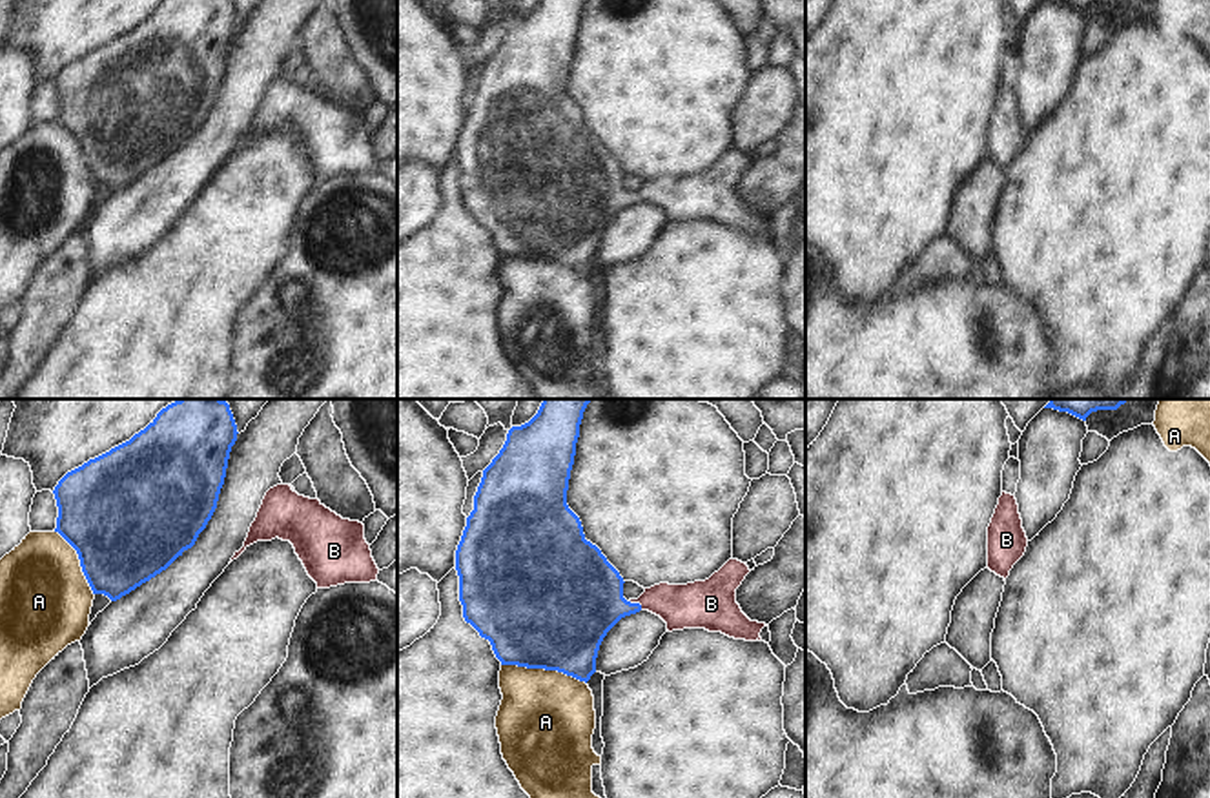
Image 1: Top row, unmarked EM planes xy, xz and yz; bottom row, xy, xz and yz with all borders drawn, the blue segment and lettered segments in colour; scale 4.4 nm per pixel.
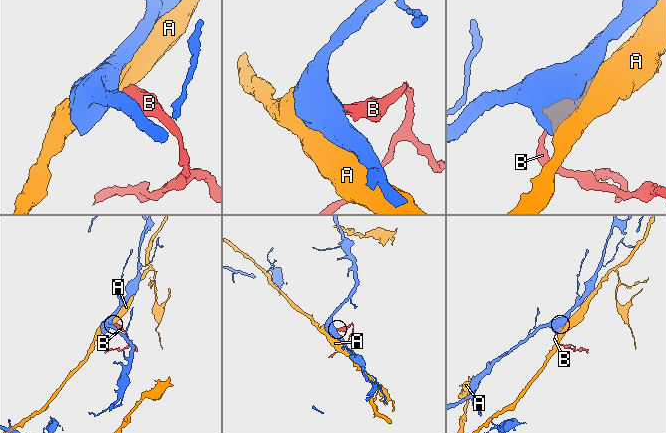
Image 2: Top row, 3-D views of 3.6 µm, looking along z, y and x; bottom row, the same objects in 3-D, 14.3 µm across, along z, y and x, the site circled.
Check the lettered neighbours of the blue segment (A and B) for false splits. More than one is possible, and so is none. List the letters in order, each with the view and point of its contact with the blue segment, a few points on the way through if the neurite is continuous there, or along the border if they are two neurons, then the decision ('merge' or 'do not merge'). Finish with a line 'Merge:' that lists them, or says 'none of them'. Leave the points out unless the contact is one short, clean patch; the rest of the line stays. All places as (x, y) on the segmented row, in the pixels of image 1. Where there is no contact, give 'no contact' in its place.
A: xz (543, 667) | do not merge
B: xz (636, 603) | across xz (580, 598), (600, 605), (636, 603), (693, 605) | merge
Merge: B

